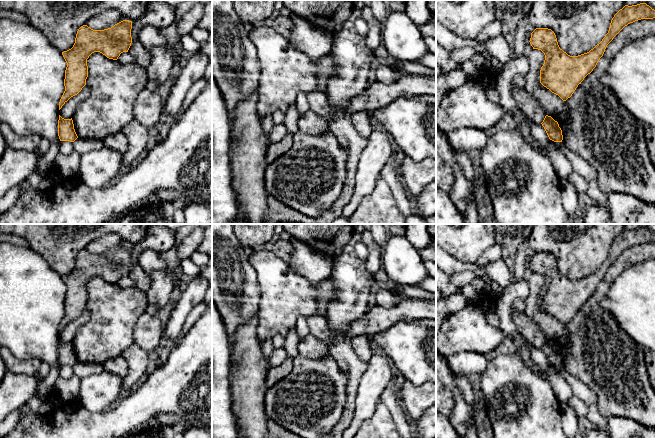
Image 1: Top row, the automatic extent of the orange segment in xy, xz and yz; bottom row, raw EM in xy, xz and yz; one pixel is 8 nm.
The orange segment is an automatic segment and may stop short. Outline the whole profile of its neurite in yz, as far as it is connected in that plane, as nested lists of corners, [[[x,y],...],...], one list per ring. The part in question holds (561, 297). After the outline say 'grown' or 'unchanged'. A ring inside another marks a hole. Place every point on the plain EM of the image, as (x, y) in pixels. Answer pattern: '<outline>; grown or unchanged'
[[[640,227],[632,230],[625,229],[612,242],[609,255],[602,265],[589,276],[578,280],[570,280],[564,276],[559,271],[556,259],[551,253],[536,252],[531,257],[529,266],[533,273],[541,274],[545,279],[544,288],[540,294],[540,307],[552,317],[558,319],[563,325],[566,325],[572,320],[584,302],[593,295],[600,282],[603,280],[607,269],[625,250],[641,243],[653,242],[655,242],[655,234],[646,227]]]; unchanged

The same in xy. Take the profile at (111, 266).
[[[128,244],[104,254],[93,254],[87,249],[78,253],[73,271],[62,276],[67,291],[65,315],[59,326],[59,334],[86,309],[89,280],[94,276],[100,276],[109,283],[117,284],[120,278],[128,276],[131,270],[131,253],[132,245]]]; unchanged

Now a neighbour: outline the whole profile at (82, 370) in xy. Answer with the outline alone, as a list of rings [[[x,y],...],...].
[[[77,362],[73,366],[73,369],[74,374],[77,375],[81,380],[90,375],[100,374],[104,371],[104,368],[101,364],[81,362]]]

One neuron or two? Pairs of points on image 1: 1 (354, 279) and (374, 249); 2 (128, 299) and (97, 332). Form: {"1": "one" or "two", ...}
{"1": "two", "2": "one"}

